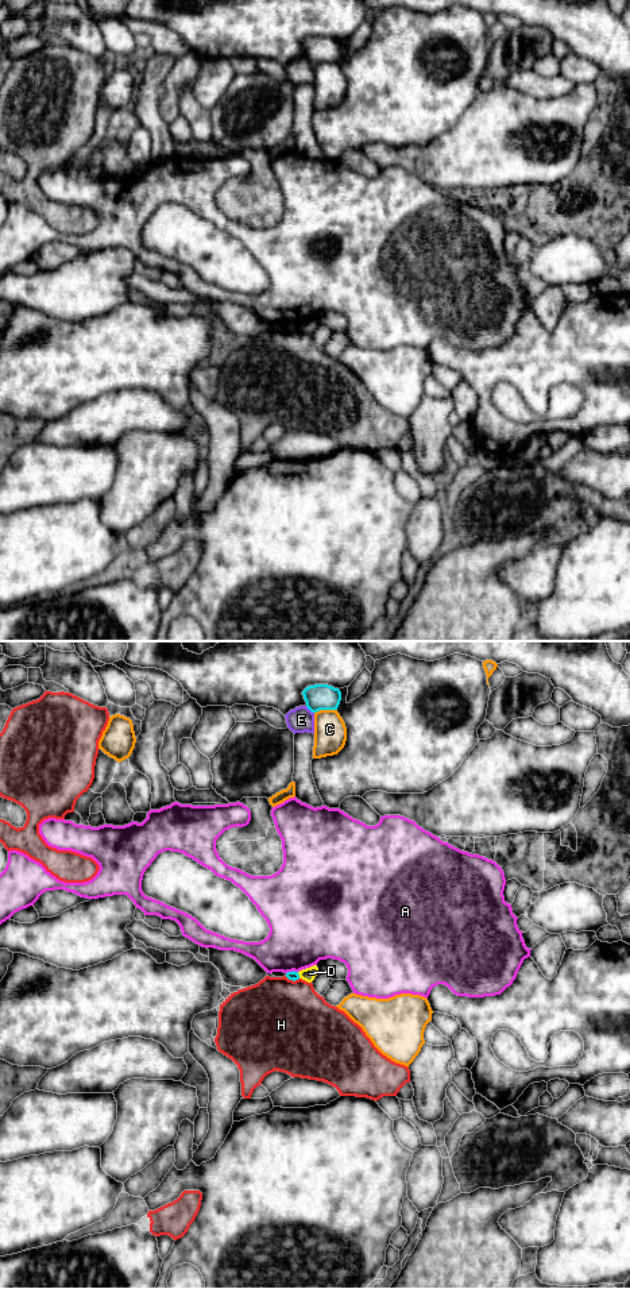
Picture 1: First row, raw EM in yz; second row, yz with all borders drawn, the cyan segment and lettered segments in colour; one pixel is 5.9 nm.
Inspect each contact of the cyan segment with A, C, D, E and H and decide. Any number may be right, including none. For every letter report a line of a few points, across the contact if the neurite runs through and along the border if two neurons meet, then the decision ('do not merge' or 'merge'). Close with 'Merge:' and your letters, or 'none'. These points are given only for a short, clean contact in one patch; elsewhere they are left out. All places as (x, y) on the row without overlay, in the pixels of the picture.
A: do not merge
C: do not merge
D: do not merge
E: do not merge
H: do not merge
Merge: none

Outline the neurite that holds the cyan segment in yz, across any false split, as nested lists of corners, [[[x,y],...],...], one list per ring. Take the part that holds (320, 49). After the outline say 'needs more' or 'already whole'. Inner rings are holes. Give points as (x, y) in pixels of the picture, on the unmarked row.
[[[328,36],[309,38],[302,43],[302,47],[306,54],[306,59],[312,65],[317,65],[320,62],[337,62],[341,53],[340,42]]] | already whole

